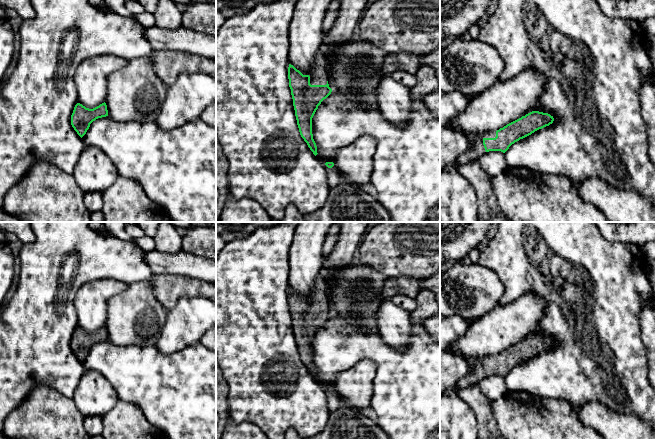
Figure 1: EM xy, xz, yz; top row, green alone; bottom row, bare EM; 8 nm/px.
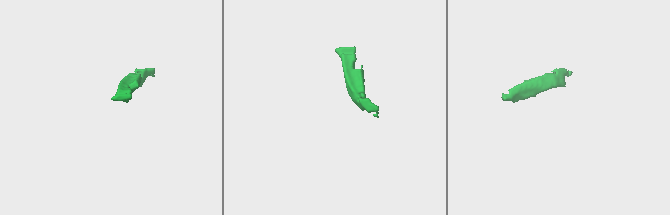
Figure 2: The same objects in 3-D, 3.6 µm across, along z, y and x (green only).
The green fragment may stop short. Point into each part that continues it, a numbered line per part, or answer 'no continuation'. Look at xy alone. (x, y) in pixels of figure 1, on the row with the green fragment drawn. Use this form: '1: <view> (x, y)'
no continuation

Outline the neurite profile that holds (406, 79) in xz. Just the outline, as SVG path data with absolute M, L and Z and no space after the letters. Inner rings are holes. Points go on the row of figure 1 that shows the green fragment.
M402 70L392 72L390 77L405 87L412 88L416 84L415 74L410 74Z

